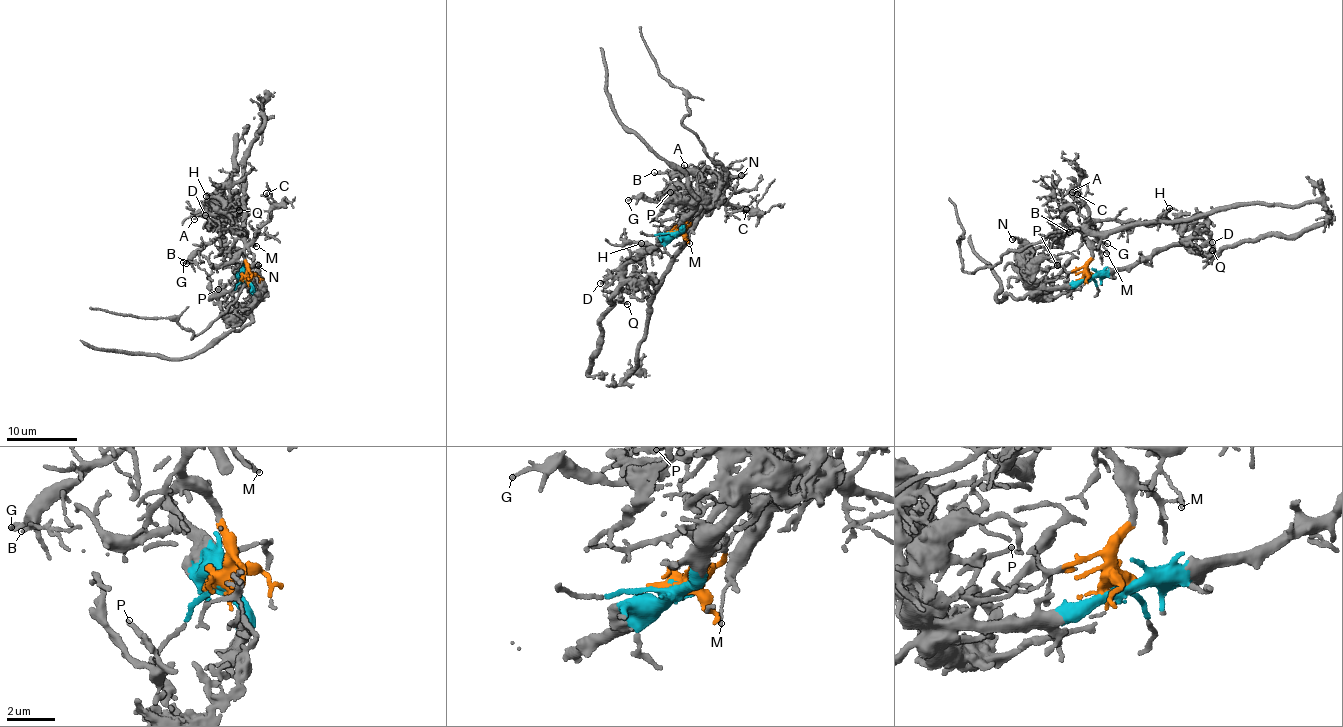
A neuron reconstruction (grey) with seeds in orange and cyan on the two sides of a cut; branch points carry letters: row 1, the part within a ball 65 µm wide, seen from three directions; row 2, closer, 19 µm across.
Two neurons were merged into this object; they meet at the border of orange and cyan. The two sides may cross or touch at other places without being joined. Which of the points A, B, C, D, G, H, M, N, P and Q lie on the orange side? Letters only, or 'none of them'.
A, B, C, G, H, M

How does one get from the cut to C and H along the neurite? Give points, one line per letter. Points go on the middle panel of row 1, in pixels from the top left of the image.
C: (675, 232), (685, 228), (688, 211), (700, 205), (708, 207), (717, 201), (746, 209)
H: (675, 232), (685, 228), (686, 213), (694, 207), (698, 208), (679, 221), (657, 246), (652, 249), (641, 242)

